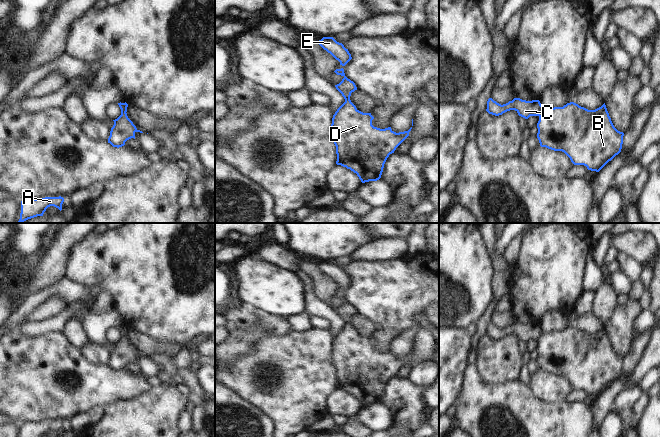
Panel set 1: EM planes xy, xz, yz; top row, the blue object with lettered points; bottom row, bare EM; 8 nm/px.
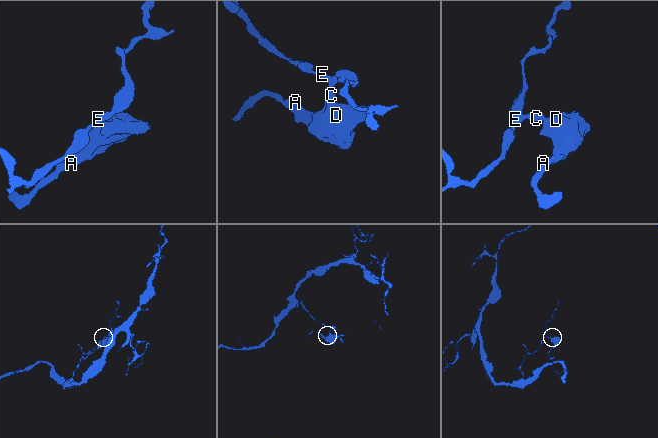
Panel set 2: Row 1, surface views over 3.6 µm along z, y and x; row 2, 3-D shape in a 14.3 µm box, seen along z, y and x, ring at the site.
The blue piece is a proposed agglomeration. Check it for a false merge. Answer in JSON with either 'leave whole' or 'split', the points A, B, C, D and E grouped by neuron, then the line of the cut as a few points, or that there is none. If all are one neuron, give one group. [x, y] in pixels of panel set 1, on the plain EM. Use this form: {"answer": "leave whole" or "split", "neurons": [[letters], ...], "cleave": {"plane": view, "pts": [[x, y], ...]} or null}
{"answer": "split", "neurons": [["A", "B", "D"], ["C", "E"]], "cleave": {"plane": "yz", "pts": [[543, 333], [538, 339]]}}

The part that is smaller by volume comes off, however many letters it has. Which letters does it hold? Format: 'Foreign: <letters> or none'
Foreign: A, B, D

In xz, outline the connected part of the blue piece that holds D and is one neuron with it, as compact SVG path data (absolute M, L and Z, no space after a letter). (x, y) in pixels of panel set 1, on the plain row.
M345 324L332 342L336 388L356 397L362 407L381 402L387 382L412 353L399 357L391 351L380 353L372 349L373 343L371 337L359 335L351 324Z

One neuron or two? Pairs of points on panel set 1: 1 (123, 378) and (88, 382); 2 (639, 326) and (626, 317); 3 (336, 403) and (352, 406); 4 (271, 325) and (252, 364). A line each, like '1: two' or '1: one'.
1: one
2: two
3: one
4: two

